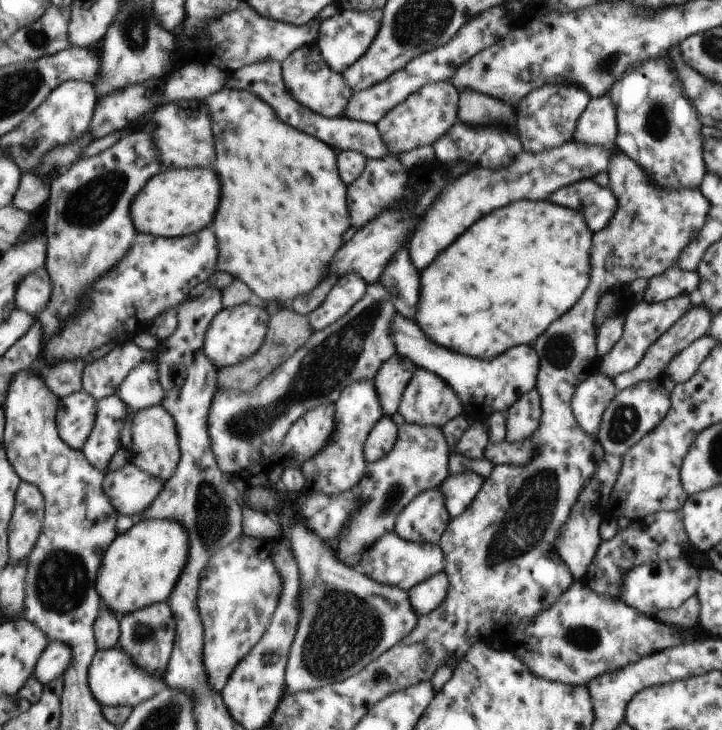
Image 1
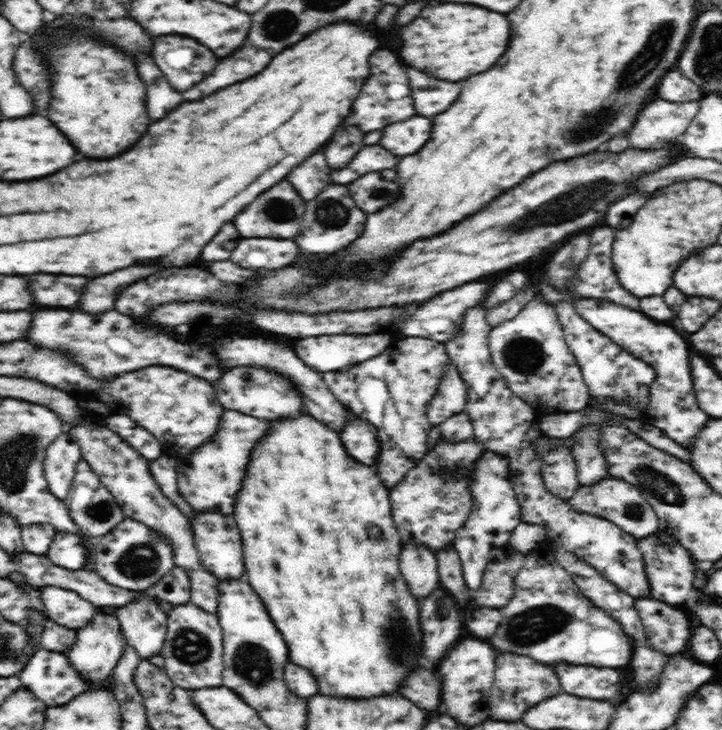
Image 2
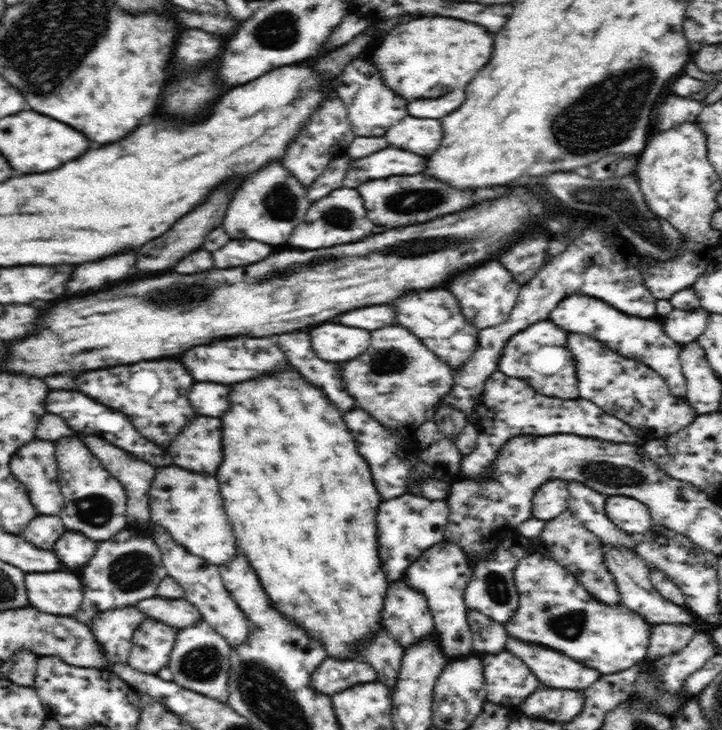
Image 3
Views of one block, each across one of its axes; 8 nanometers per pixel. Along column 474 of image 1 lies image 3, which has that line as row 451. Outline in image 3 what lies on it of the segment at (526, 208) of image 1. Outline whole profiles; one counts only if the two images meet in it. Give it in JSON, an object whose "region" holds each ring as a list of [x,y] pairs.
{"region":[[[288,366],[280,374],[268,374],[268,376],[256,378],[256,380],[246,380],[246,382],[234,384],[232,392],[230,392],[228,414],[224,414],[220,420],[224,424],[224,428],[222,428],[224,460],[216,472],[216,478],[220,482],[220,492],[222,492],[226,514],[234,528],[237,548],[246,554],[246,559],[258,574],[274,608],[292,620],[293,624],[298,622],[300,624],[298,629],[306,630],[313,640],[318,638],[324,644],[324,649],[328,650],[328,657],[348,660],[348,656],[356,652],[356,644],[364,643],[368,638],[372,638],[378,630],[384,630],[381,610],[390,582],[381,564],[377,539],[376,515],[383,500],[372,482],[372,476],[370,476],[370,470],[368,470],[364,458],[356,452],[356,442],[354,442],[352,434],[348,432],[340,410],[332,402],[328,402],[324,392],[320,392],[318,388],[314,388],[314,384],[304,380],[300,376],[300,372],[296,372],[296,368]]]}

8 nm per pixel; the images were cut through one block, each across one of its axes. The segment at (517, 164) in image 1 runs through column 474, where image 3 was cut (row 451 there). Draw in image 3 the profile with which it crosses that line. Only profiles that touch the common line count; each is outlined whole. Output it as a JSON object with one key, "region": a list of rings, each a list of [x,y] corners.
{"region":[[[198,416],[184,432],[180,432],[180,436],[176,436],[176,440],[172,440],[168,452],[172,456],[172,465],[214,476],[222,462],[220,420]]]}

